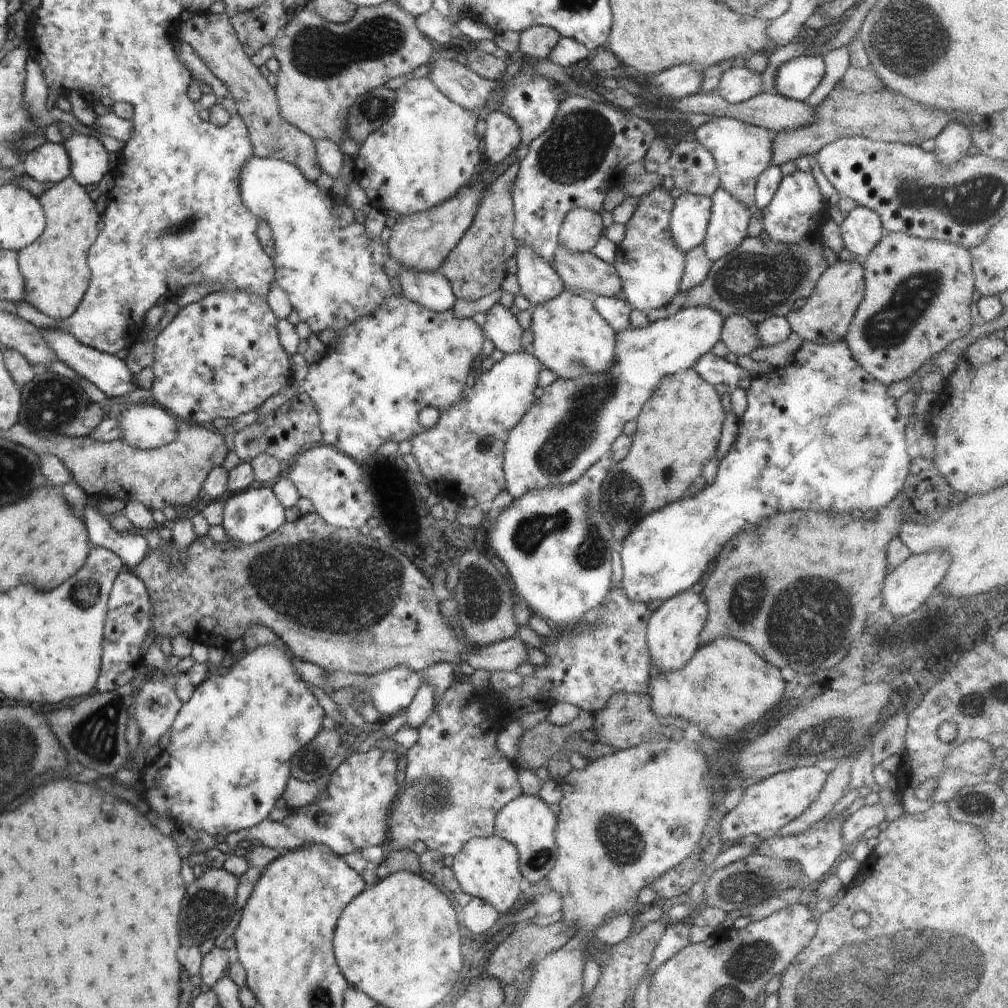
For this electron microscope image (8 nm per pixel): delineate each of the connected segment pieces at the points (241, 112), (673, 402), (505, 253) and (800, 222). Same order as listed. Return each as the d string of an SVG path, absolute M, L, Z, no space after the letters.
M209 11L197 12L189 20L182 22L180 33L183 42L188 43L210 72L228 87L237 104L238 115L249 132L254 155L289 162L298 167L305 179L315 183L322 171L316 159L316 140L290 124L280 114L276 88L270 86L258 67L250 62L229 19L230 15L226 12L217 15Z
M692 368L681 373L666 375L658 388L653 390L646 404L638 415L637 429L631 440L631 447L620 462L612 462L608 476L603 482L603 513L610 523L618 545L638 522L646 518L652 511L671 505L686 496L687 488L696 477L702 474L702 466L708 458L716 455L719 438L725 421L721 396L716 393L714 385L706 382Z
M514 161L504 174L498 176L497 180L483 191L470 228L440 266L440 271L450 281L456 298L478 300L500 289L507 276L506 261L515 256L519 245L513 235L515 212L512 198L518 165L518 161Z
M795 171L789 176L783 176L778 185L776 194L771 198L770 204L763 210L763 235L774 242L784 242L788 245L797 245L804 238L814 234L814 214L826 210L828 202L822 199L822 193L811 171Z

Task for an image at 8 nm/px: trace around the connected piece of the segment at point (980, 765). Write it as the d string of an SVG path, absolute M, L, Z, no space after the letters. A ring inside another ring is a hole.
M982 740L962 743L959 747L950 751L945 760L947 768L968 766L968 770L972 770L974 774L984 772L986 768L990 768L990 764L992 764L992 750Z

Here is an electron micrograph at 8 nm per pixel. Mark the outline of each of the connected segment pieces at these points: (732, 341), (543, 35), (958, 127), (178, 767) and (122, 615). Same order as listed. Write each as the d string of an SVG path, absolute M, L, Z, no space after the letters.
M733 314L724 319L721 340L729 352L737 357L749 355L752 350L763 346L757 335L757 326L741 314Z
M536 25L520 34L519 50L527 60L548 58L561 37L553 28Z
M952 121L938 132L934 153L939 161L946 166L953 165L957 160L968 154L972 146L971 130L960 121Z
M264 645L256 650L244 652L235 658L235 662L232 665L233 668L228 674L221 676L212 672L195 688L188 702L182 703L182 708L180 712L177 712L170 728L171 737L167 748L161 752L156 762L146 769L149 789L142 791L144 798L146 798L146 801L158 816L167 816L170 819L175 819L178 837L181 837L182 832L187 828L191 828L196 833L200 830L205 830L212 836L222 834L226 837L230 833L237 833L239 830L250 828L267 819L268 814L275 808L276 802L282 796L291 777L291 758L302 746L307 745L323 727L322 720L325 717L325 713L318 705L318 700L308 689L309 684L298 678L291 663L292 654L286 652L286 650L287 648L284 651L280 650L275 645Z
M124 570L116 577L107 602L100 674L95 688L105 693L134 680L144 640L151 628L151 602L145 583Z

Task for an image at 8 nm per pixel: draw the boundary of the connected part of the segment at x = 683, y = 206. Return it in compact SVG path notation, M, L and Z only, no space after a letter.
M682 191L673 200L669 229L673 241L685 252L702 245L712 212L711 197Z

